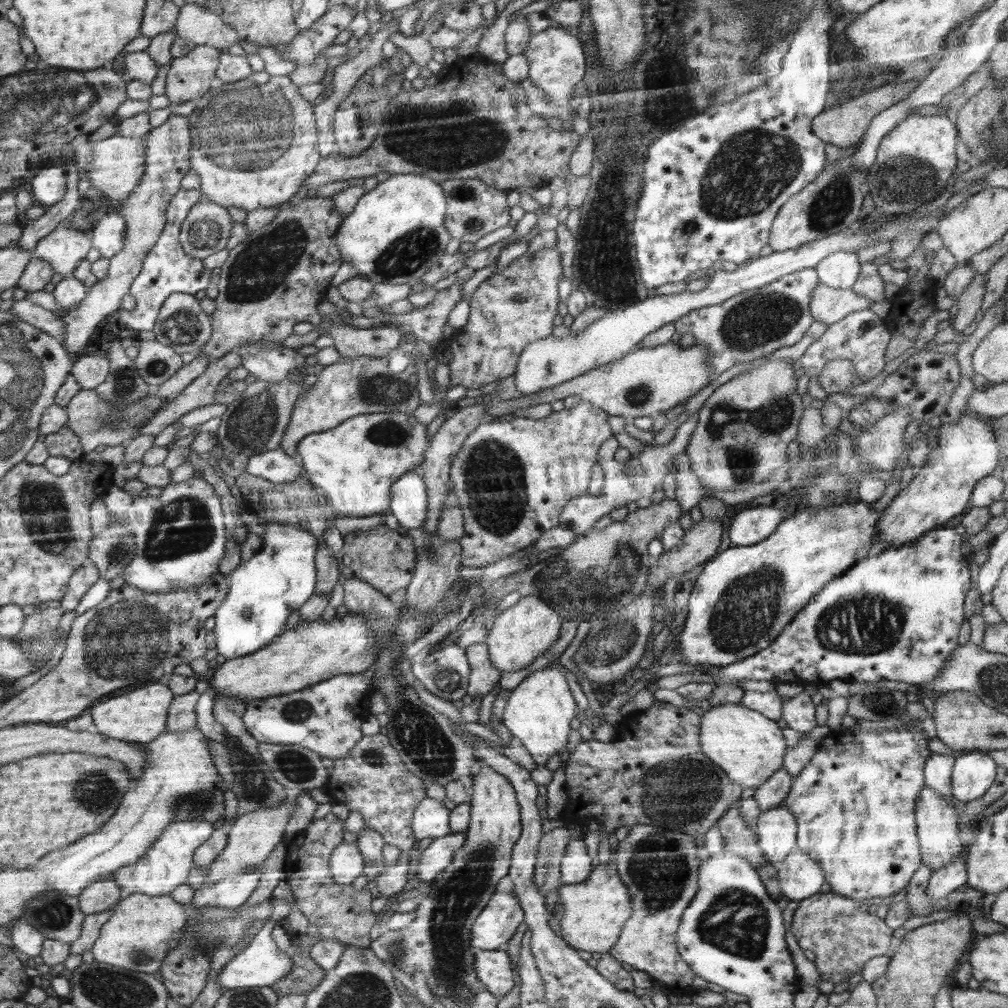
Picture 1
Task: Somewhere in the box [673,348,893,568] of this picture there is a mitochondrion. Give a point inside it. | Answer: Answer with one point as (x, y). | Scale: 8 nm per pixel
(773, 418)

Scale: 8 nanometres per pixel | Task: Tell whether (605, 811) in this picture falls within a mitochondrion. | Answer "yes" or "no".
no

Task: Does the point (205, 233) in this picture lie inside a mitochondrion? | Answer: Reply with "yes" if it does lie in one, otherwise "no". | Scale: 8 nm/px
yes

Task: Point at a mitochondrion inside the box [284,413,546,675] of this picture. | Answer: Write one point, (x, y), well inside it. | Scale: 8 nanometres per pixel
(494, 477)

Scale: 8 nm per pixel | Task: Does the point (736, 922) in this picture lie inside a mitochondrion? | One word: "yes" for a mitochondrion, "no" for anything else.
yes

